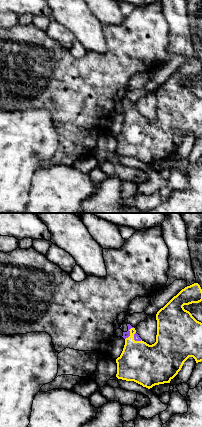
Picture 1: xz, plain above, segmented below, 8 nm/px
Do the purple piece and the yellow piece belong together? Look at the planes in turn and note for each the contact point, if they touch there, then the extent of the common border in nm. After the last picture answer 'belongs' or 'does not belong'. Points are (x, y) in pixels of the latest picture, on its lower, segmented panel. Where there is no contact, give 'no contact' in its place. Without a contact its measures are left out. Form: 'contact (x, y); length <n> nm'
contact (129, 333); length 120 nm

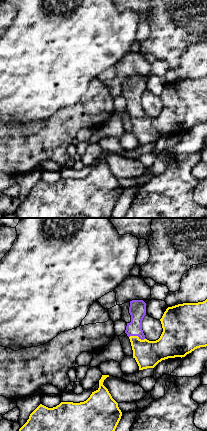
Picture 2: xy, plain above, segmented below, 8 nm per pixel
contact (137, 335); length 140 nm

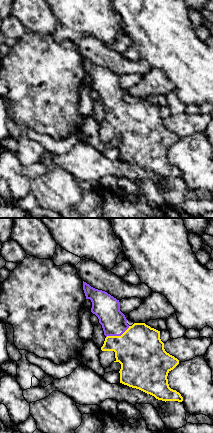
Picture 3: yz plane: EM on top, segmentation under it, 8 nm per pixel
contact (117, 335); length 220 nm

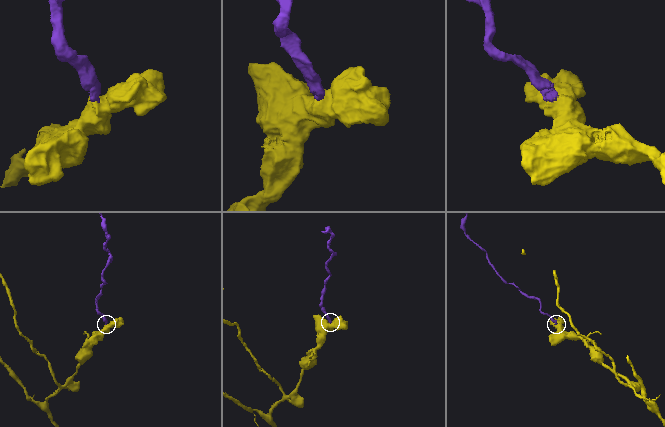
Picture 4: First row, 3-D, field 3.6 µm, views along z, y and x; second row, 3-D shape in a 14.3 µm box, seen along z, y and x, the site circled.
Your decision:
belongs

